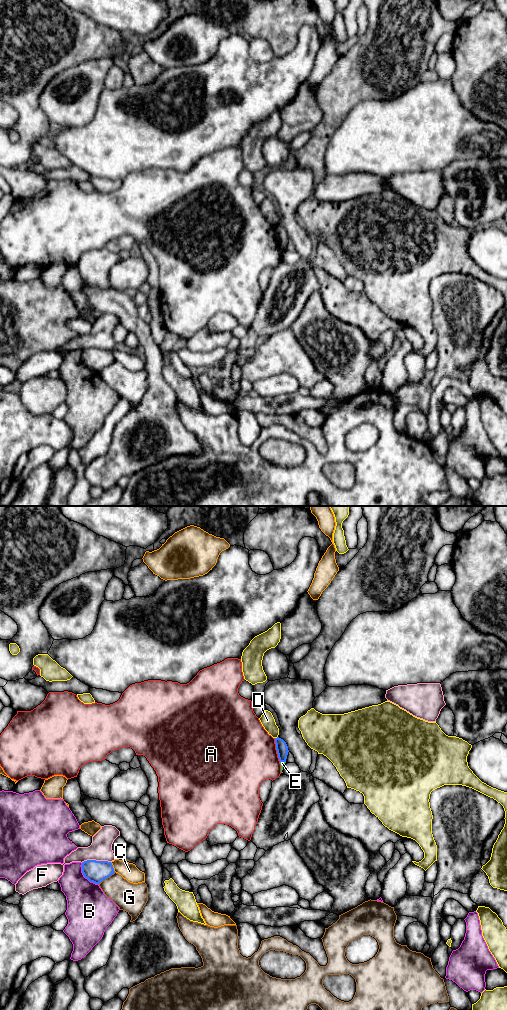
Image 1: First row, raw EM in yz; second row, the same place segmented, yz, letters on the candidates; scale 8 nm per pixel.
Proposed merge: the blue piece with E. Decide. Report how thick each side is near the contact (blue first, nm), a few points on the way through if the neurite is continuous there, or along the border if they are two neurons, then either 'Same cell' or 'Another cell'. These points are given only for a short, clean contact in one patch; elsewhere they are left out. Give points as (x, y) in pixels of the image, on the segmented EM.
Thickness 100 nm (blue) against 30 nm. Boundary: yz (280, 761), (285, 762). Another cell

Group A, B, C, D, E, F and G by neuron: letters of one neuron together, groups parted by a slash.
A / B / C / D / E / F / G

